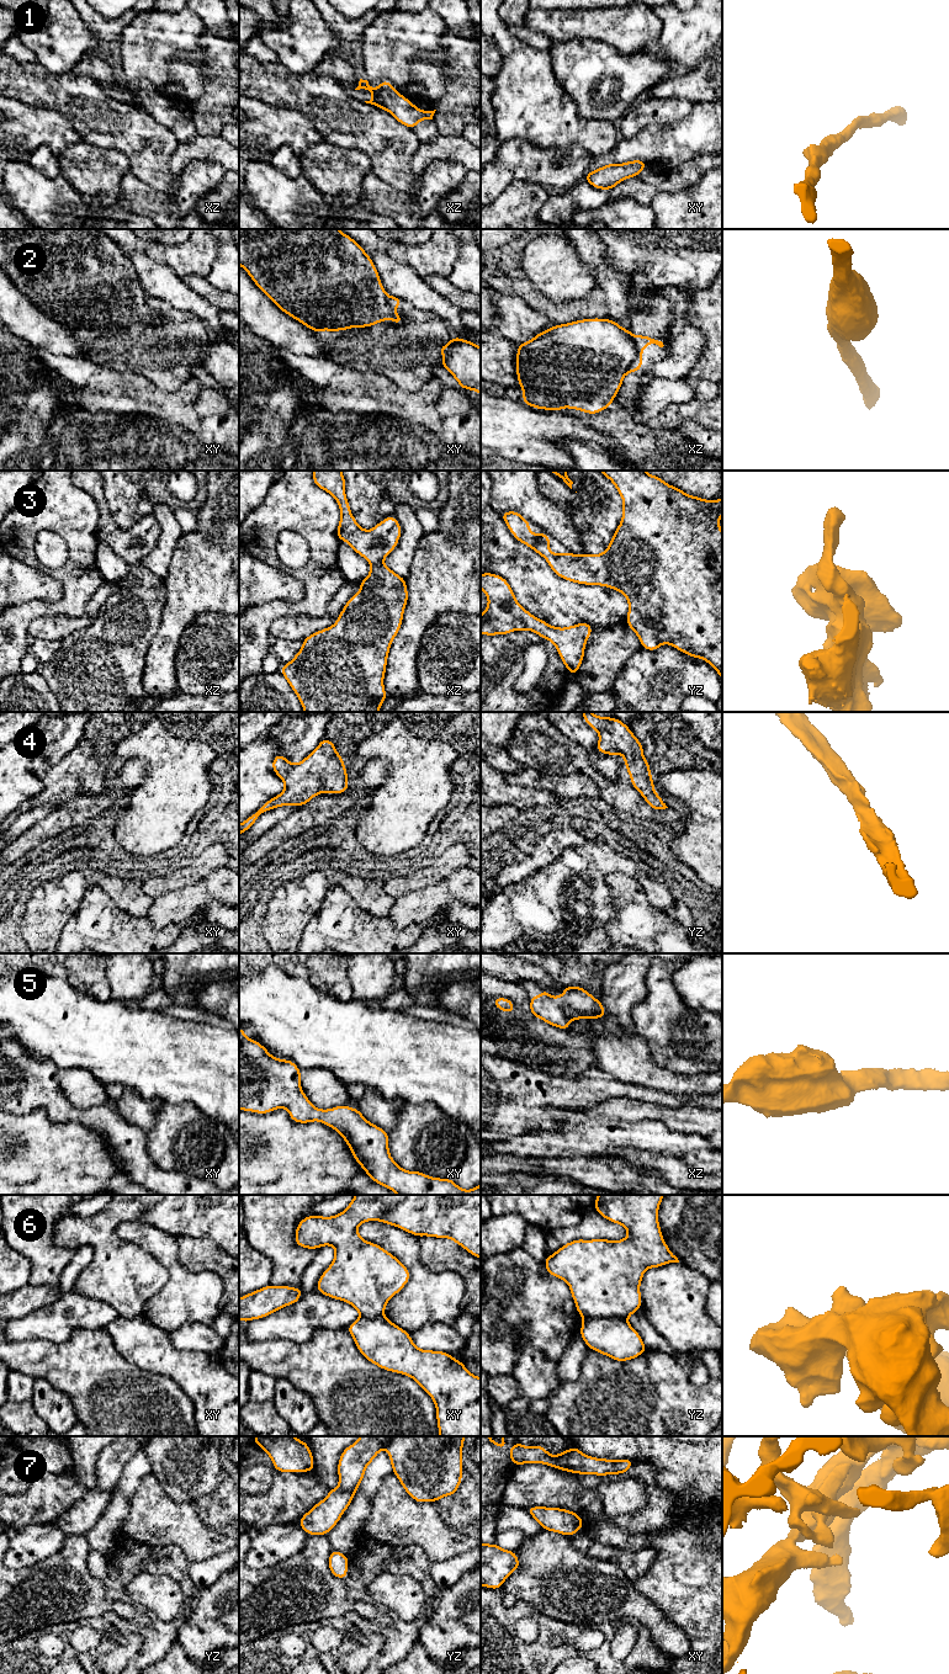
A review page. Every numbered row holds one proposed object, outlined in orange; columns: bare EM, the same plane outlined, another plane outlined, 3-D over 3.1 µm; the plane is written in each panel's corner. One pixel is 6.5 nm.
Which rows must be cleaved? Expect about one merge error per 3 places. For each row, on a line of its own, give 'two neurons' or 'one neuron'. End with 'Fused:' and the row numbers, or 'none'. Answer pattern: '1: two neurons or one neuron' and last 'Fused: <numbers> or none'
1: one neuron
2: two neurons
3: one neuron
4: one neuron
5: one neuron
6: two neurons
7: one neuron
Fused: 2, 6

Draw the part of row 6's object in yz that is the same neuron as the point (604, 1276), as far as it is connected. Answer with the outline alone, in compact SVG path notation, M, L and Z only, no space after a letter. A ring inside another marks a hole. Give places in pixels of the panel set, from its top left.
M598 1195L594 1208L613 1223L621 1224L629 1235L621 1240L577 1239L572 1240L551 1256L546 1255L547 1274L569 1285L576 1309L587 1318L629 1318L641 1308L640 1285L643 1272L679 1263L663 1240L658 1223L658 1208L664 1195Z

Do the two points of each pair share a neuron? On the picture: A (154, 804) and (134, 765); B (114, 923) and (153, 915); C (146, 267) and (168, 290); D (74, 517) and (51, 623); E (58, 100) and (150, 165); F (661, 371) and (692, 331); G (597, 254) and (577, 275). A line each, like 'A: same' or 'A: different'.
A: different
B: different
C: same
D: different
E: same
F: same
G: different

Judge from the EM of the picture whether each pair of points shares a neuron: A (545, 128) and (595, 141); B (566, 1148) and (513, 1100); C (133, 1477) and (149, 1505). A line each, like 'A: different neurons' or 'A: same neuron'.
A: same neuron
B: different neurons
C: different neurons

